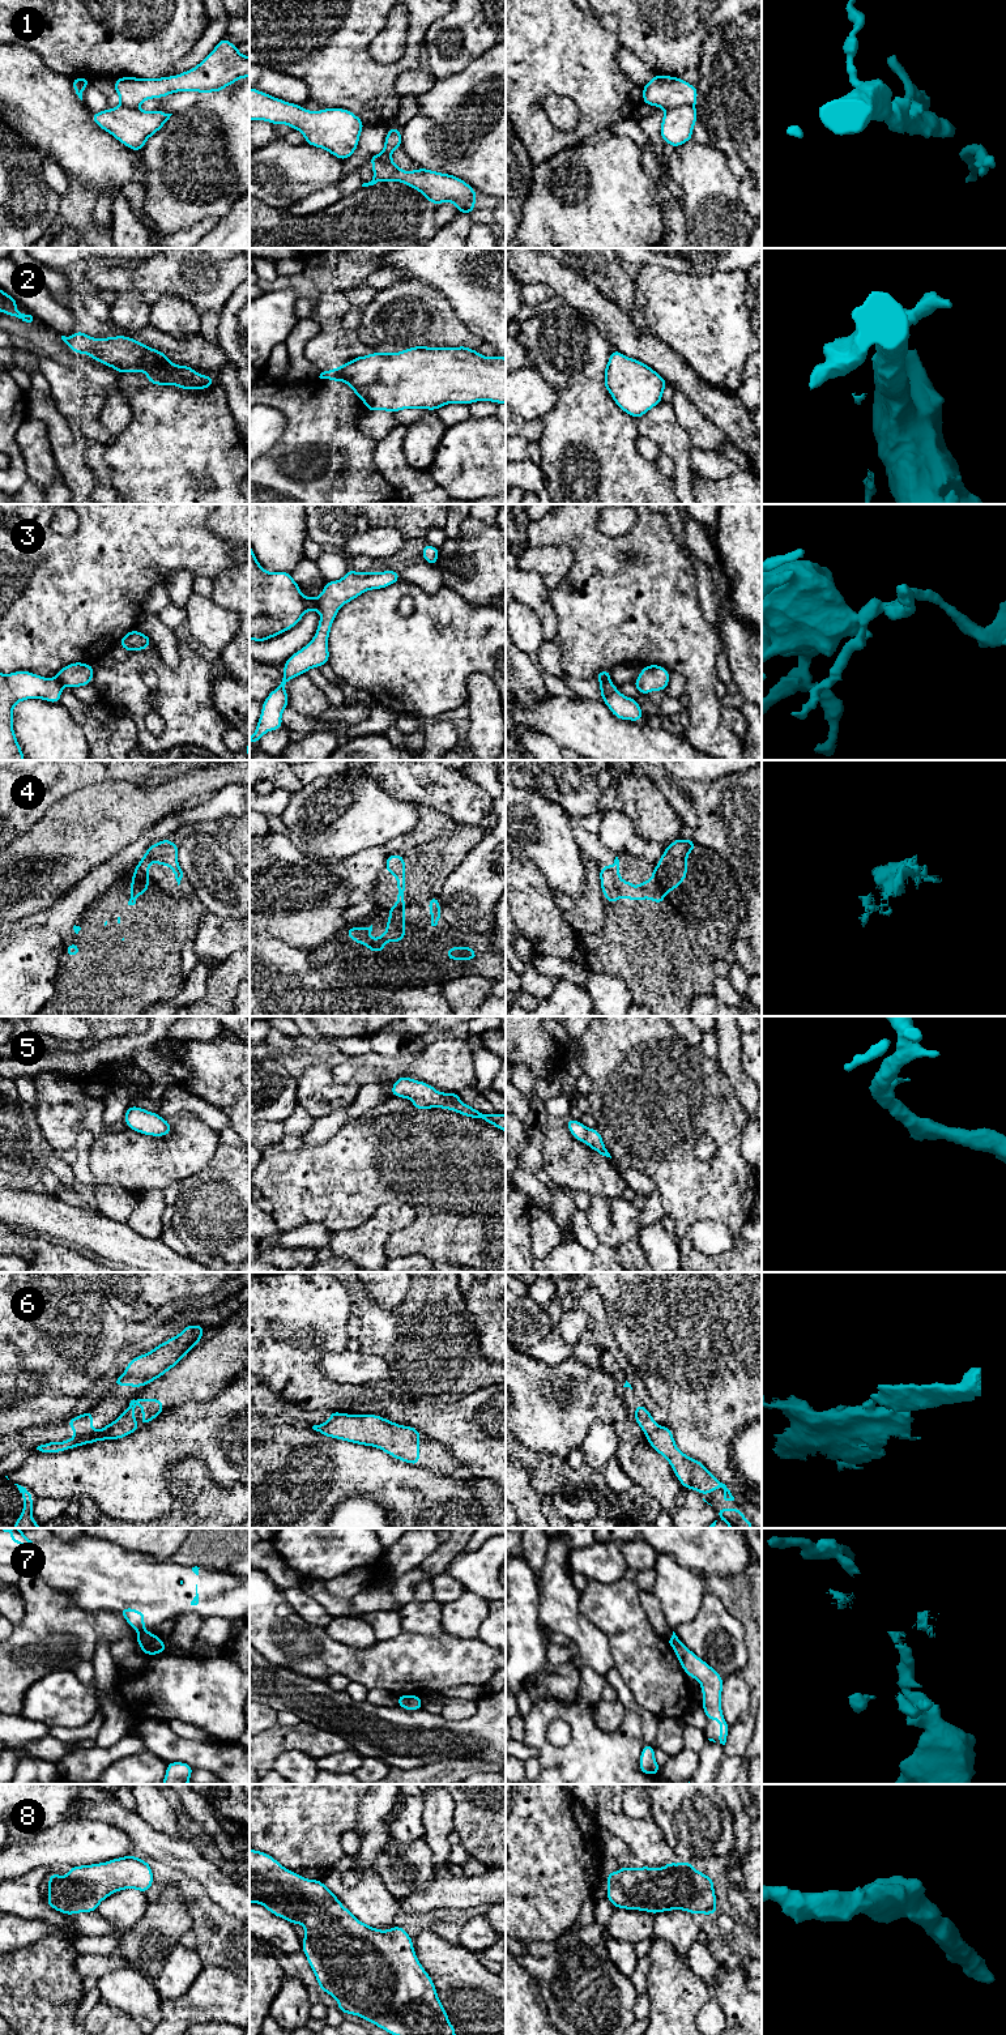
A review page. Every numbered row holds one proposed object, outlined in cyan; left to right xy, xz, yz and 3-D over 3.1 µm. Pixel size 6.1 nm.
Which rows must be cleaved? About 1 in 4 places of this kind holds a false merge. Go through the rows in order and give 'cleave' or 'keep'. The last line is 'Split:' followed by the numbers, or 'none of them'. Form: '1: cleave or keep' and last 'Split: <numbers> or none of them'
1: cleave
2: cleave
3: cleave
4: cleave
5: keep
6: cleave
7: cleave
8: keep
Split: 1, 2, 3, 4, 6, 7

